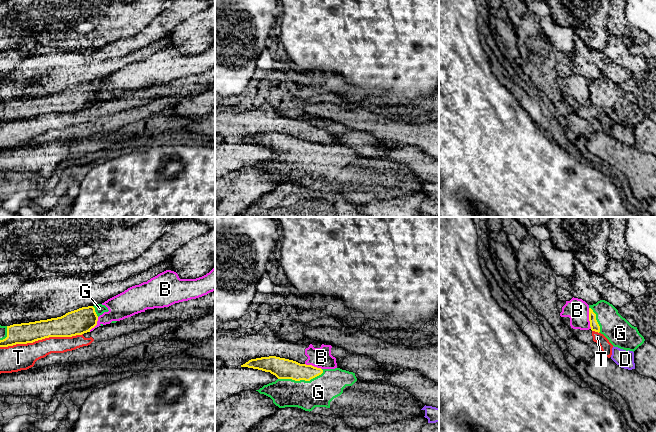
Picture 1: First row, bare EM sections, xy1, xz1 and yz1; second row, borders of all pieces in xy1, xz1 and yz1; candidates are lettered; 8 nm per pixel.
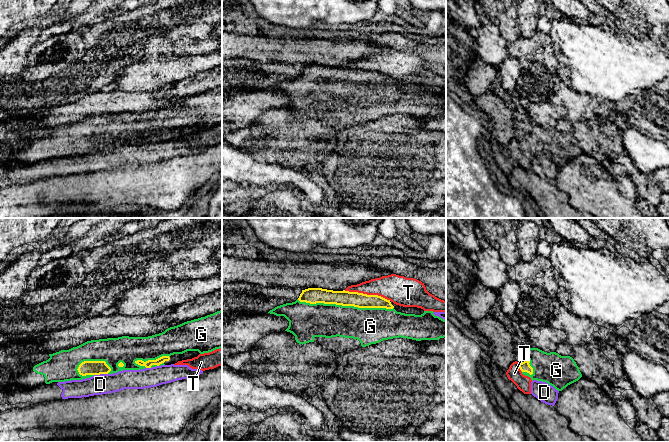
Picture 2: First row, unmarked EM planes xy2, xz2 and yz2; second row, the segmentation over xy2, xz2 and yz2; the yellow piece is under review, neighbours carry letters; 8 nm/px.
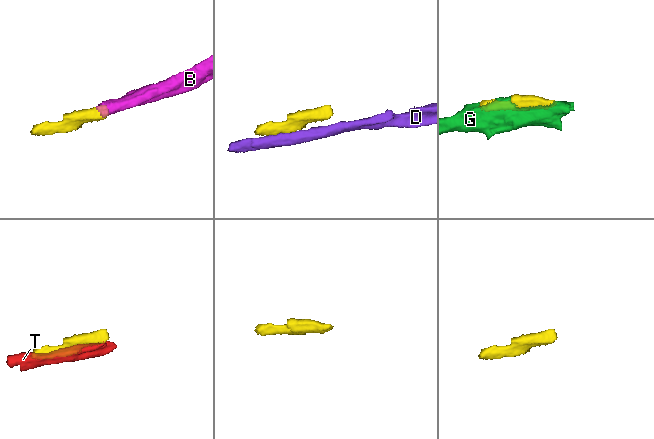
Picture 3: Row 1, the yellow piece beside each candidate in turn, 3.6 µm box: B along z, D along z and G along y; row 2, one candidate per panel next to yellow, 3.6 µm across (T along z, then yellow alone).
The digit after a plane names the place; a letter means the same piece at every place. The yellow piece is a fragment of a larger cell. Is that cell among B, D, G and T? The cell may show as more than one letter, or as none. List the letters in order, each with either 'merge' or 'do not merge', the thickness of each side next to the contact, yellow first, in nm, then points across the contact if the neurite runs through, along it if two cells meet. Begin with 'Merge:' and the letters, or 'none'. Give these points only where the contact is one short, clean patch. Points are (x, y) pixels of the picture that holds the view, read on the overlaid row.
Merge: G
B: do not merge; 70 nm thick on the yellow side, 180 nm on the other; border along yz1 (588, 308), (588, 320), (591, 328)
D: do not merge; 110 nm thick on the yellow side, 160 nm on the other
G: merge; 130 nm thick on the yellow side, 280 nm on the other
T: do not merge; 190 nm thick on the yellow side, 220 nm on the other

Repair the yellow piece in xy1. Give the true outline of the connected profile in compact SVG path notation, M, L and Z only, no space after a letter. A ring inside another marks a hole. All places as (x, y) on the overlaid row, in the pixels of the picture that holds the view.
M102 304L94 306L82 307L77 310L66 313L57 318L40 320L29 323L13 324L10 326L0 325L0 347L8 347L16 344L33 343L49 337L72 337L90 332L97 325L98 317L104 312L108 312L108 308Z

